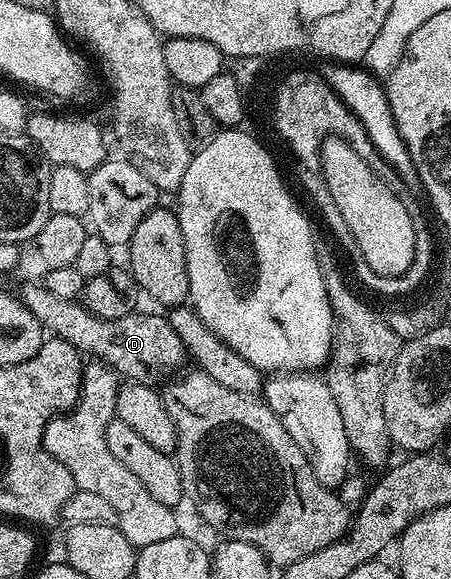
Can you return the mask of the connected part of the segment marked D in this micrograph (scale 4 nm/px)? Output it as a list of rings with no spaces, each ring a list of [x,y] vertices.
[[[45,283],[26,285],[22,290],[17,290],[16,296],[22,300],[24,307],[28,307],[28,311],[32,311],[32,315],[36,315],[47,334],[72,343],[72,347],[76,347],[83,355],[91,353],[91,358],[110,366],[123,378],[145,382],[147,379],[154,379],[150,377],[157,373],[174,375],[183,368],[181,365],[188,361],[184,343],[180,341],[180,336],[176,335],[165,316],[157,317],[154,313],[131,311],[120,319],[106,321],[88,311],[86,306],[77,300],[69,301],[52,295]]]

